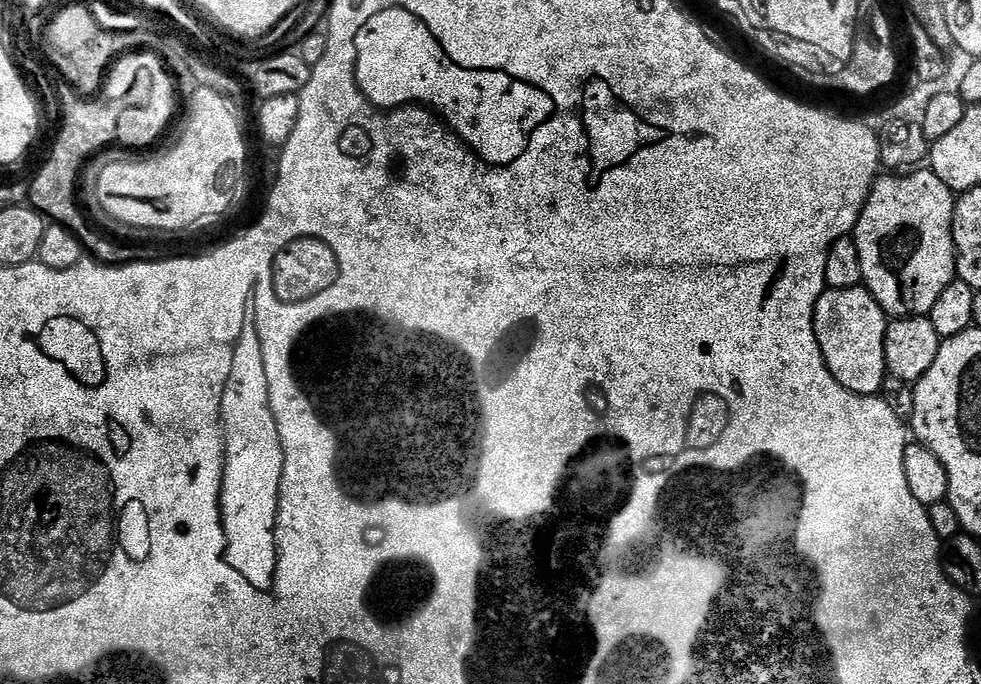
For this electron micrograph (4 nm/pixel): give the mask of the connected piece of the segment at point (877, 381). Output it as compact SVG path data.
M863 286L850 290L828 288L820 295L814 310L814 334L830 374L843 388L863 396L877 395L883 389L884 339L889 323L883 306Z

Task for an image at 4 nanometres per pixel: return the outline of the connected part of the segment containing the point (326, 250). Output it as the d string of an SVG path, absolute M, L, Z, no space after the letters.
M302 234L291 236L280 249L272 252L271 260L268 260L270 270L270 282L272 297L278 310L288 308L300 308L324 296L324 292L340 281L342 274L342 254L336 252L335 247L324 236L314 234Z

